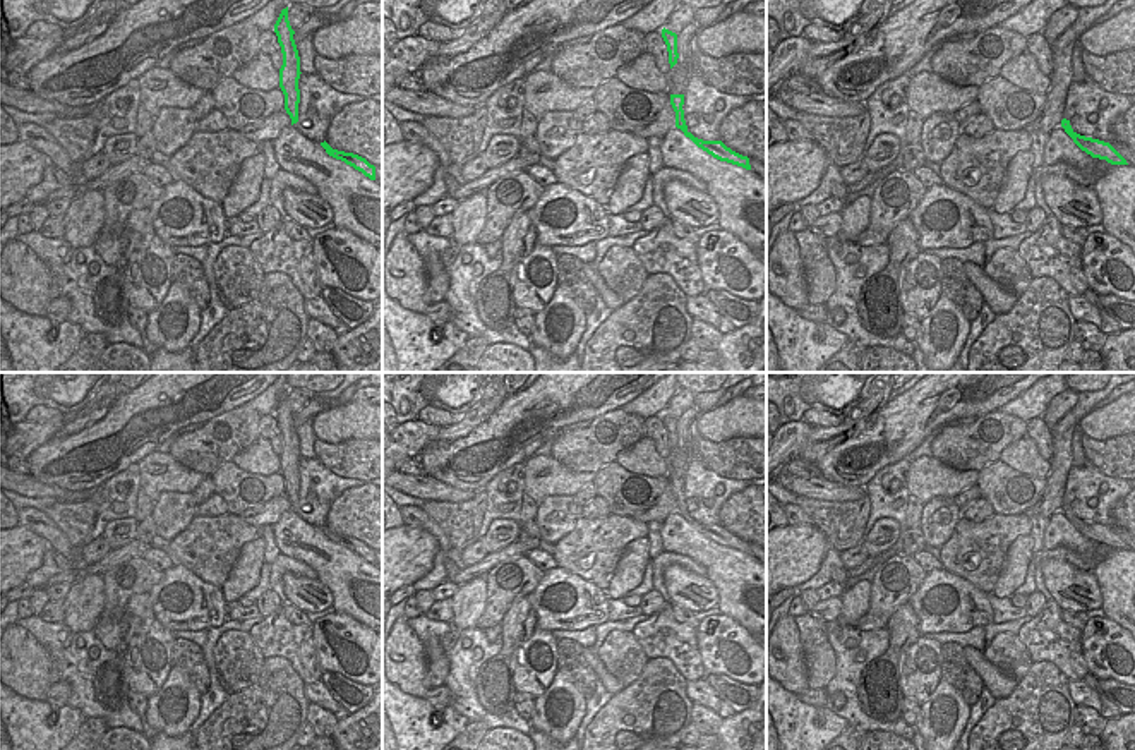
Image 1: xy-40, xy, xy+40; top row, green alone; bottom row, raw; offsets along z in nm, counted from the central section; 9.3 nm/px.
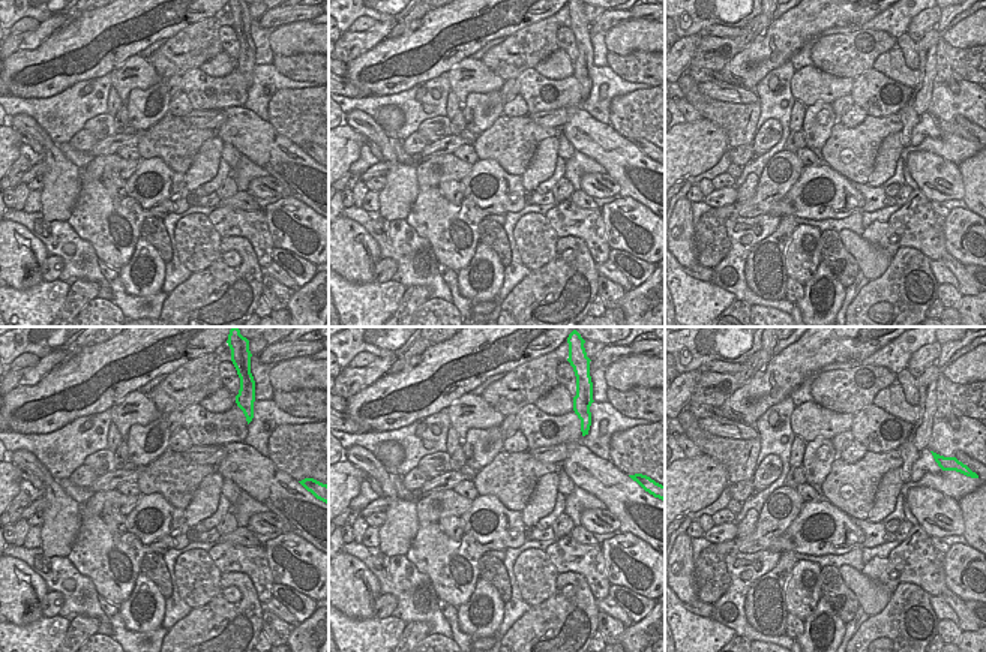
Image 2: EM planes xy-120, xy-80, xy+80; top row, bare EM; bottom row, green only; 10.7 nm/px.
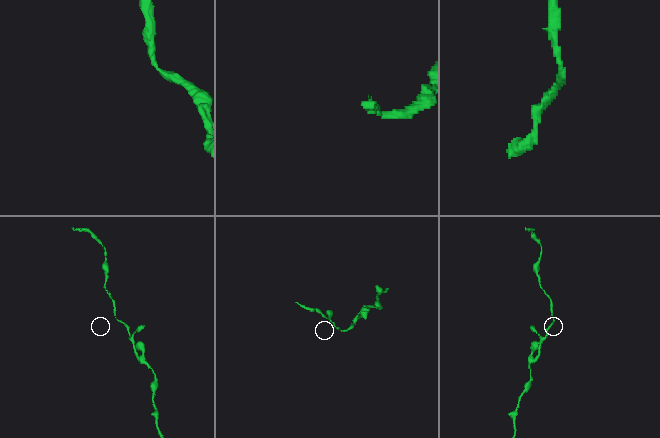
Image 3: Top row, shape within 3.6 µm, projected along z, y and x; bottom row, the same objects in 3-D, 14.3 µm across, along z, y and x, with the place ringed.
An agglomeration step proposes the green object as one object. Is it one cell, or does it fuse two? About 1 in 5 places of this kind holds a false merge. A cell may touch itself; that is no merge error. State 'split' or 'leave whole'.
leave whole

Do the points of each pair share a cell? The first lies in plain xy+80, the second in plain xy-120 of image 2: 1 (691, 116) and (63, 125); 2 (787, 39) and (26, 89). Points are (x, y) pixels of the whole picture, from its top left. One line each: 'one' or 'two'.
1: two
2: one

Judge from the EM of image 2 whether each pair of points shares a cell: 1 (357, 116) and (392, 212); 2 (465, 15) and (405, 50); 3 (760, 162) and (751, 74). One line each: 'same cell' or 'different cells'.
1: same cell
2: same cell
3: different cells

